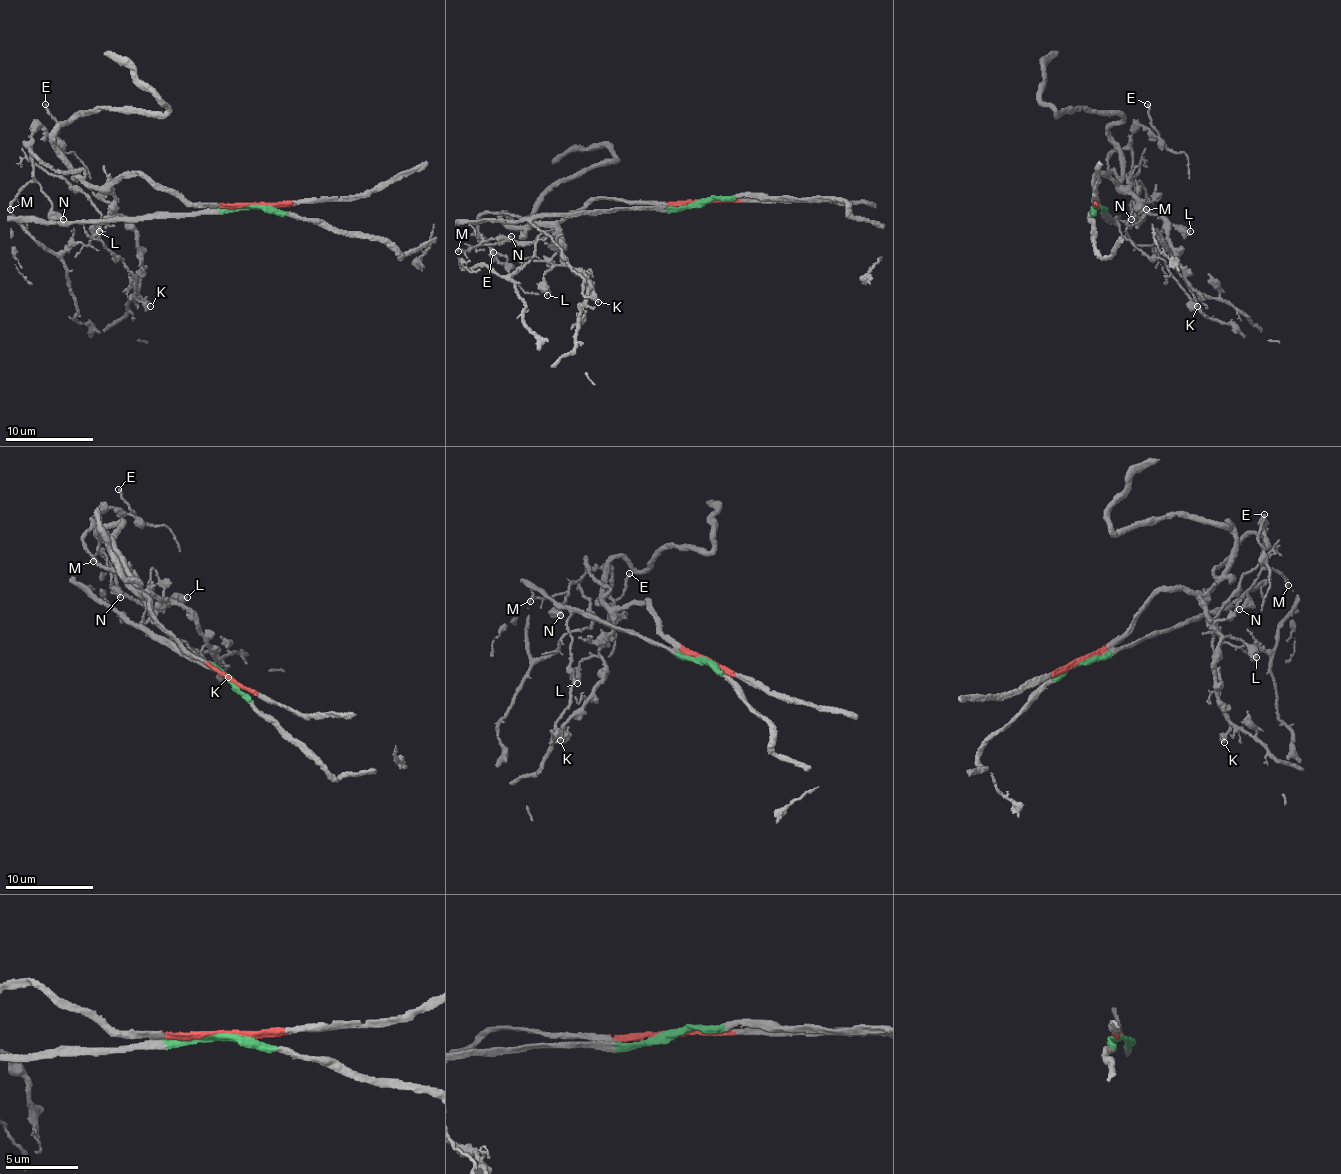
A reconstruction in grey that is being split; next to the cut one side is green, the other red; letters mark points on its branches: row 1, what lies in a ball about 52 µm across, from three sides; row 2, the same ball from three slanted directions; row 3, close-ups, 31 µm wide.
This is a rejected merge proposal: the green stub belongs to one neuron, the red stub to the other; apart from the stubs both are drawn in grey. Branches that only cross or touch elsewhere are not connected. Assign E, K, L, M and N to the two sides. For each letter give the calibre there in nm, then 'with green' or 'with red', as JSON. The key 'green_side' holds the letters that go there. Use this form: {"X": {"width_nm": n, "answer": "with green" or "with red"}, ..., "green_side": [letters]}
{"E": {"width_nm": 200, "answer": "with red"}, "K": {"width_nm": 320, "answer": "with green"}, "L": {"width_nm": 440, "answer": "with red"}, "M": {"width_nm": 190, "answer": "with red"}, "N": {"width_nm": 400, "answer": "with red"}, "green_side": ["K"]}

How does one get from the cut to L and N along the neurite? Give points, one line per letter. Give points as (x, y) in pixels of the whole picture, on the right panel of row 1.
L: (1096, 206), (1094, 179), (1105, 175), (1118, 186), (1127, 188), (1171, 225), (1184, 225), (1191, 232)
N: (1096, 206), (1094, 179), (1107, 175), (1118, 186), (1107, 164), (1118, 148), (1131, 151), (1136, 184), (1131, 219)

